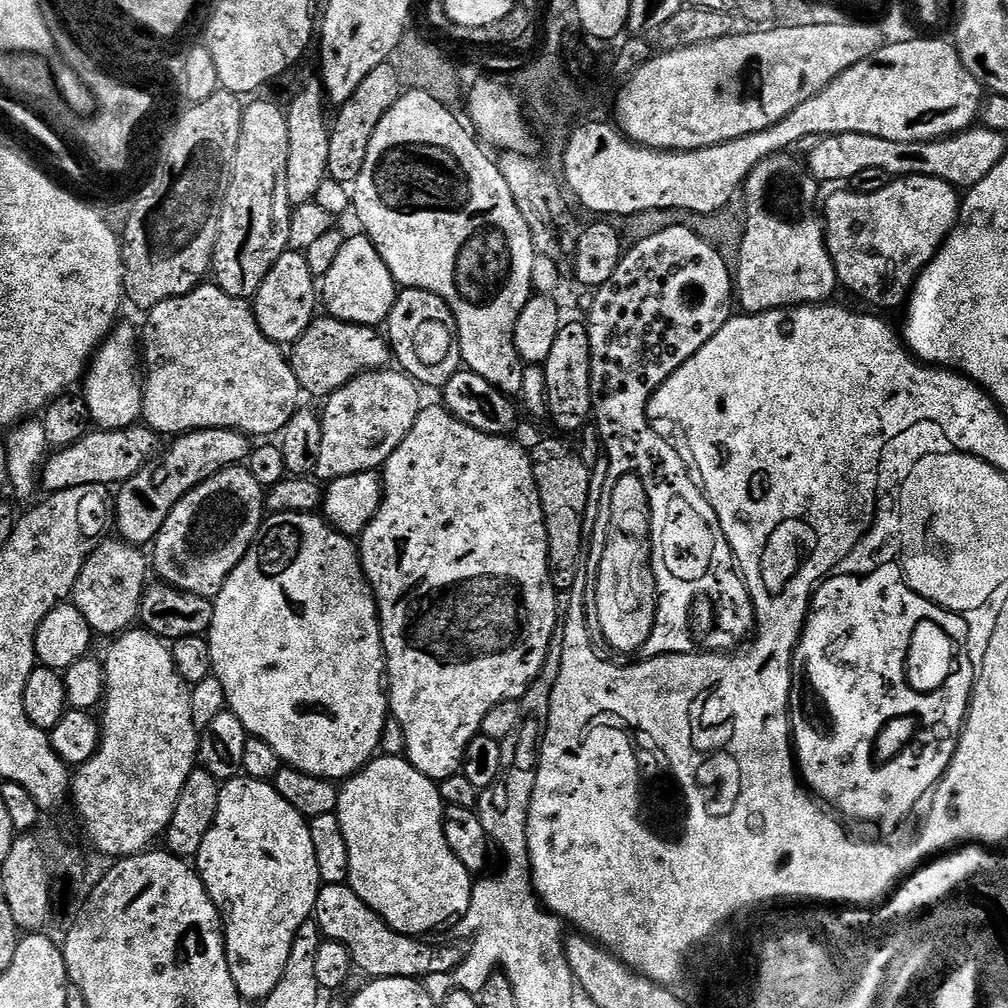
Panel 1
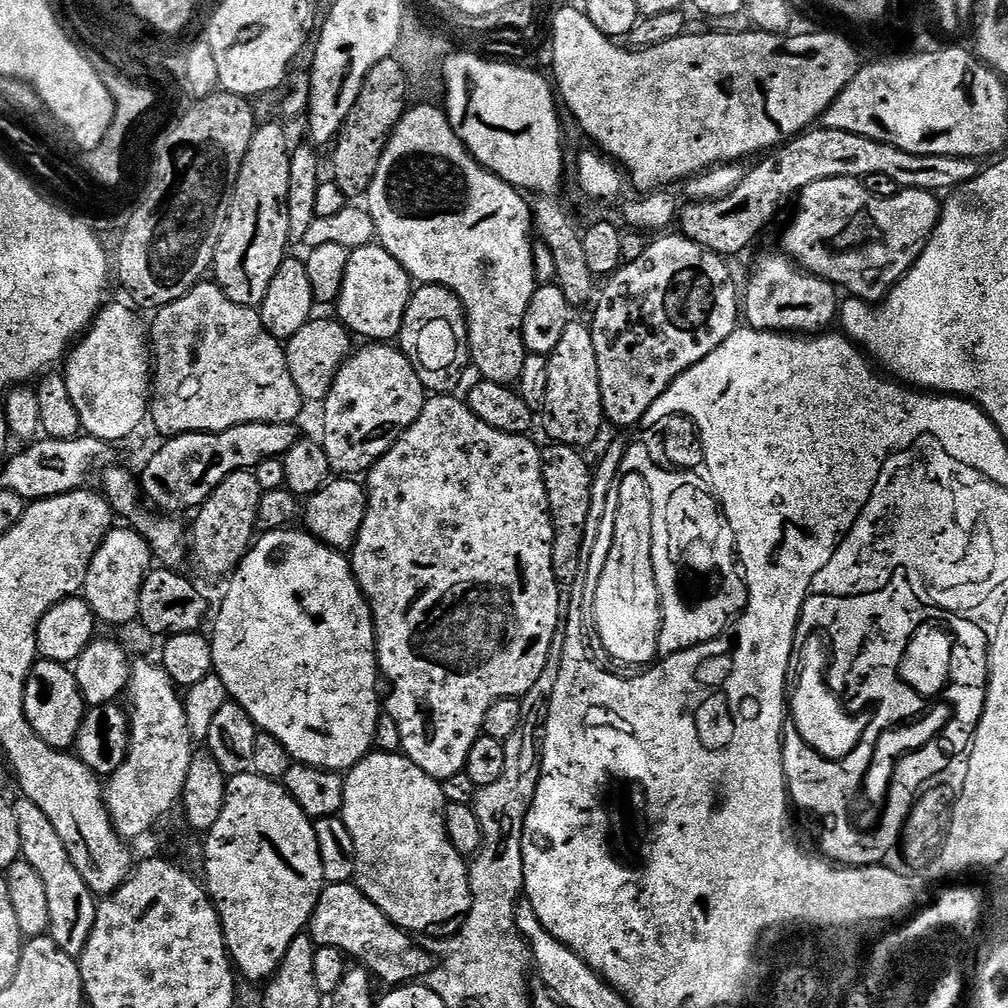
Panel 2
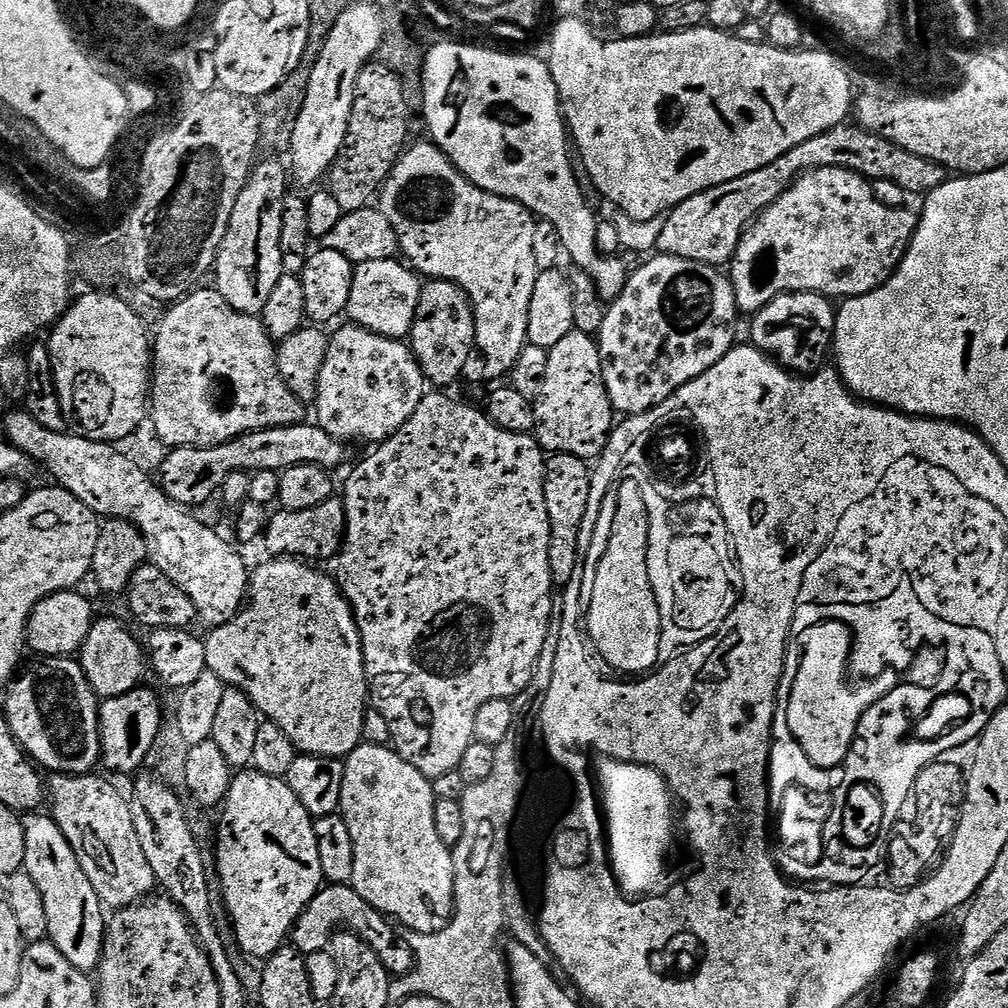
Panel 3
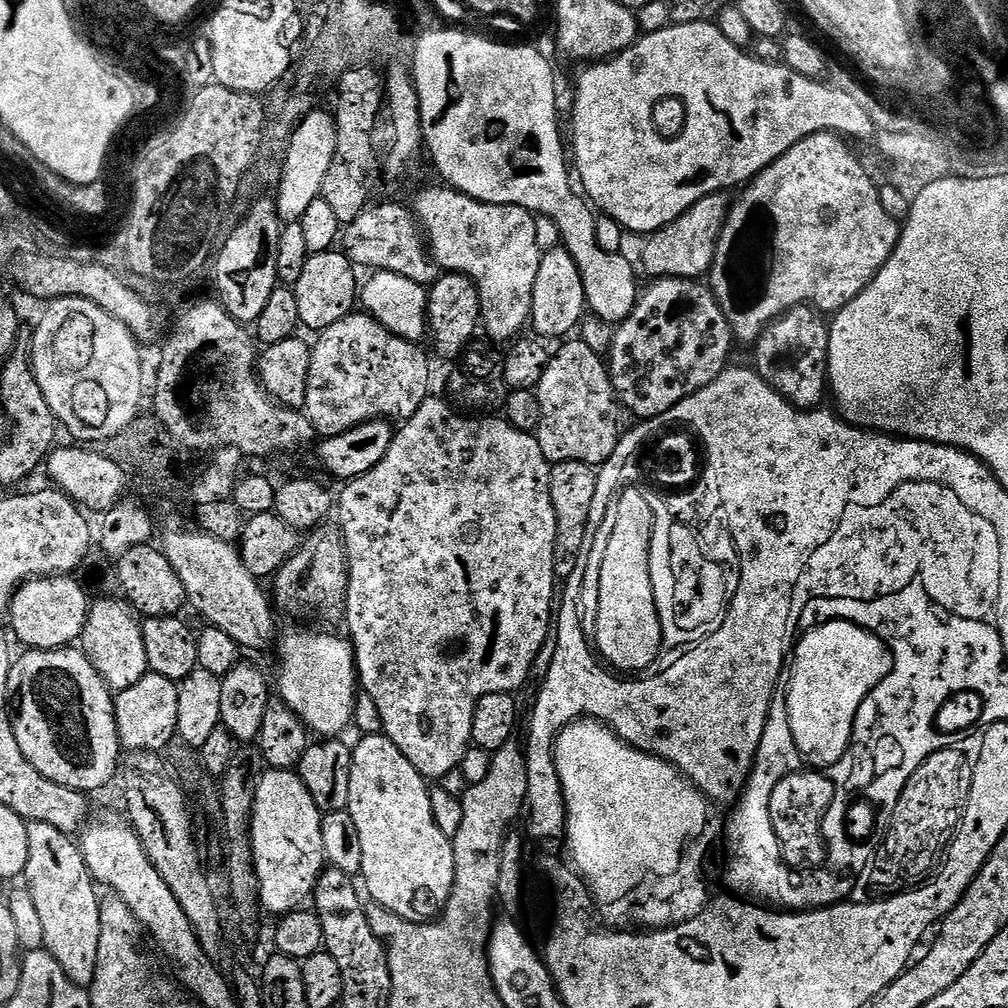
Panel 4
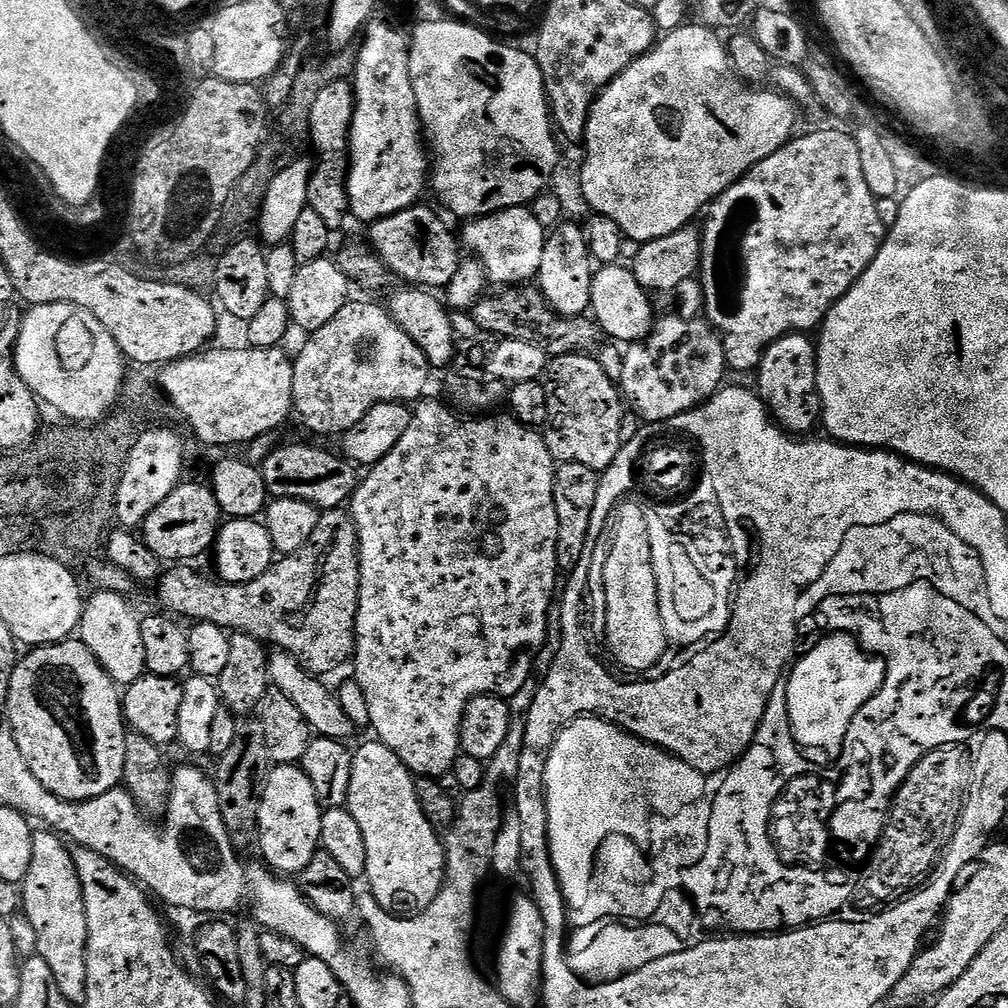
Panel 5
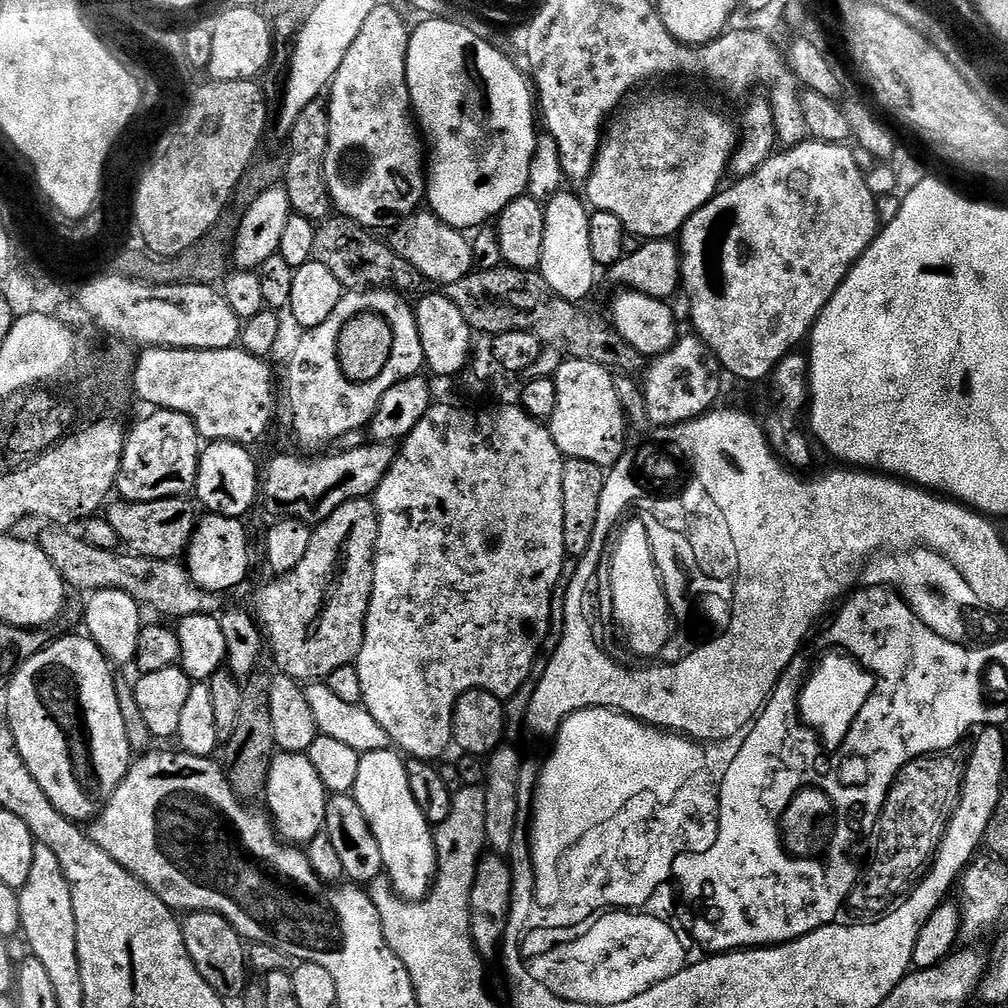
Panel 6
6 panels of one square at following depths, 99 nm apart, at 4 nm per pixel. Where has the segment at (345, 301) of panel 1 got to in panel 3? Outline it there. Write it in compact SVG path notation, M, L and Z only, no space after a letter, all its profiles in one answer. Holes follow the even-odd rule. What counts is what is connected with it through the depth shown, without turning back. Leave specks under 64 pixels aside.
M399 259L355 265L347 319L357 324L359 328L365 328L391 340L404 340L411 337L421 287L421 277L407 263Z

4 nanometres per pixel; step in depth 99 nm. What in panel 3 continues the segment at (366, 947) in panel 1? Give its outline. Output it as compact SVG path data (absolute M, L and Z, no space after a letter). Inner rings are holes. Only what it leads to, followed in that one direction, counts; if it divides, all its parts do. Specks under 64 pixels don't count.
M328 884L321 887L308 905L302 910L302 914L296 920L296 925L292 928L290 937L291 947L298 949L306 958L315 952L323 952L331 945L332 935L341 929L349 932L356 932L363 940L372 947L382 958L382 966L393 977L404 978L416 967L416 955L410 946L408 936L399 936L397 925L384 916L366 898L362 898L357 892L346 884Z

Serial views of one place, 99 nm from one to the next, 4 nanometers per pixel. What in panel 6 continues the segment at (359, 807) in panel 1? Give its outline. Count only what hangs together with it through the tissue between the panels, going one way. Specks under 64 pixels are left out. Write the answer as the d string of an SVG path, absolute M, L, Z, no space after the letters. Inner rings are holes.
M399 751L365 752L358 762L358 782L354 782L351 795L355 796L374 838L382 852L383 875L392 886L392 891L401 900L419 902L429 895L436 879L436 838L433 825L426 822L426 814L418 810L414 794L410 794L410 778L405 757Z

